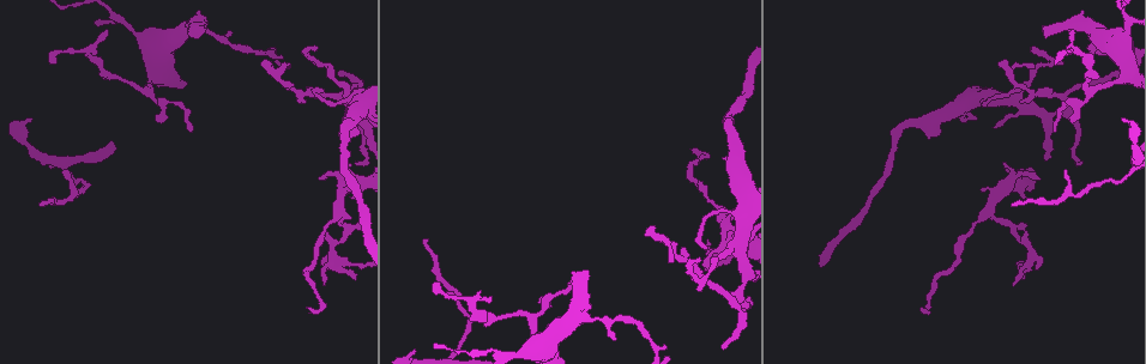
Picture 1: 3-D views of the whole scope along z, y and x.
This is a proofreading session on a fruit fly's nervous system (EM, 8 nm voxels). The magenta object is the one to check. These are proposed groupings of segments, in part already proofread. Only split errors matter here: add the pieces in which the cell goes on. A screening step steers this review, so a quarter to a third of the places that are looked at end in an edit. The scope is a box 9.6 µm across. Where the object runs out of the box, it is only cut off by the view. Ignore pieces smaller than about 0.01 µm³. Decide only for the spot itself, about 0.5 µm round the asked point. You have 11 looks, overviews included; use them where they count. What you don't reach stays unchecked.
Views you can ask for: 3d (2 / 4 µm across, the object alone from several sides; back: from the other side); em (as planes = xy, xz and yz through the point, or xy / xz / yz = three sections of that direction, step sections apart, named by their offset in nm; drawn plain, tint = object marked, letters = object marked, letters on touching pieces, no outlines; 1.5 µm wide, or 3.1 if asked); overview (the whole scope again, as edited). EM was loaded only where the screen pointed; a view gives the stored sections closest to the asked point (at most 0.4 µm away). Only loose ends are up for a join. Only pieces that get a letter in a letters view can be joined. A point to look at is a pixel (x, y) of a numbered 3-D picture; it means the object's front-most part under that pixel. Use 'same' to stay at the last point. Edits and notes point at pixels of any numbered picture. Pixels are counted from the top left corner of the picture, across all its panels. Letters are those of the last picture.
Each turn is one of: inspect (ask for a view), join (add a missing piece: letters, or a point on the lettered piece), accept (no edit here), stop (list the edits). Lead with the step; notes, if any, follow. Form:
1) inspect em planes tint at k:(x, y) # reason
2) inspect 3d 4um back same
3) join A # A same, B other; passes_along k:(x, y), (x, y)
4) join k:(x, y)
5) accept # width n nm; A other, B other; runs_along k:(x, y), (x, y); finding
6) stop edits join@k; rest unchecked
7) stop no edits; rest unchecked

inspect 3d 4um at 1:(614, 338) # thin end

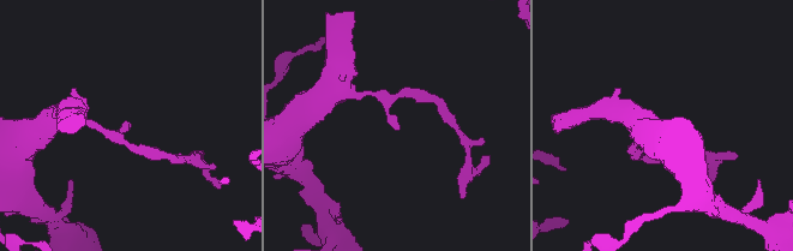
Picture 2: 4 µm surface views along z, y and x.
inspect em planes letters at 2:(128, 123) # need the tissue

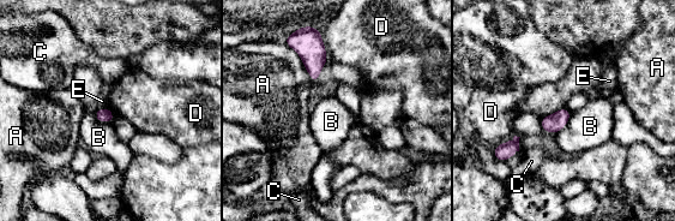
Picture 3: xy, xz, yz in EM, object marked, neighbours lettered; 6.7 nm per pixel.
accept # longest_contact A 300 nm; A other, B other, C other, D other, E other; border 3:(320, 34), (327, 59); no lettered piece goes on from it

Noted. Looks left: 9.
inspect em planes tint at 1:(1079, 160) # branch stops here

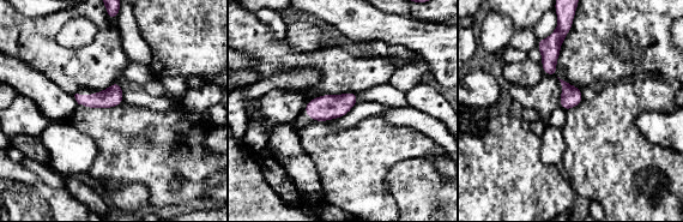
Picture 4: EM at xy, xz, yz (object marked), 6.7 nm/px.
inspect em planes letters same

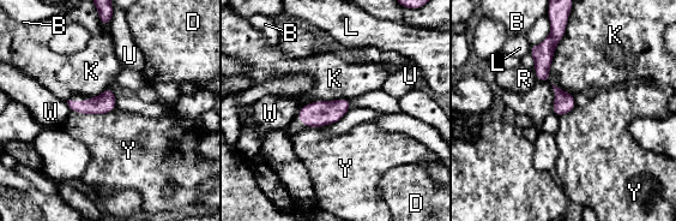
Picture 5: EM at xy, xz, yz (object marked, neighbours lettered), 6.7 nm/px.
accept # B other, D other, K other, L other, R other, U other, W other, Y other; runs_along 5:(560, 24), (543, 53), (559, 112); no lettered piece goes on from it

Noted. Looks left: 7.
inspect 3d 4um at 1:(983, 190) # thick end

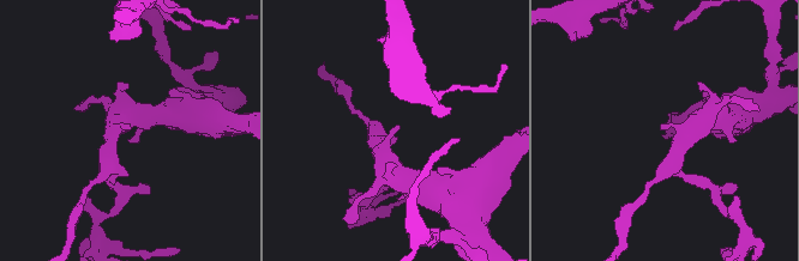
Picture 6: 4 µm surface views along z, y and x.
inspect em planes letters at 6:(663, 126)

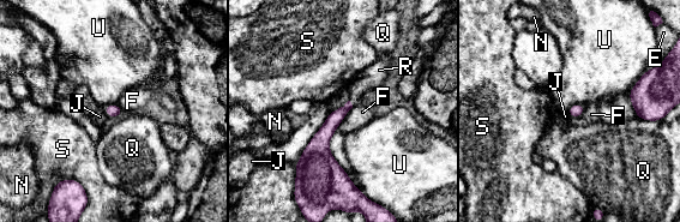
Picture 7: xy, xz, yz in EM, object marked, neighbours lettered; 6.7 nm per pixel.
join R # E other, F other, J other, N other, Q other, R same, S other, U other; passes_along 7:(335, 118), (350, 102), (373, 76); the cell continues

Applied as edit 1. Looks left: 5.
inspect overview # see it whole again

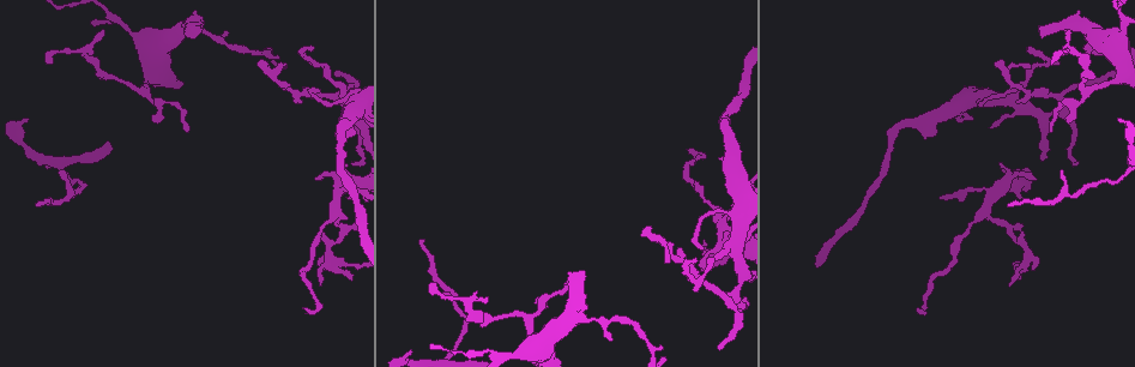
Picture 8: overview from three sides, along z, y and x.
inspect em planes letters at 8:(917, 307) # thin end

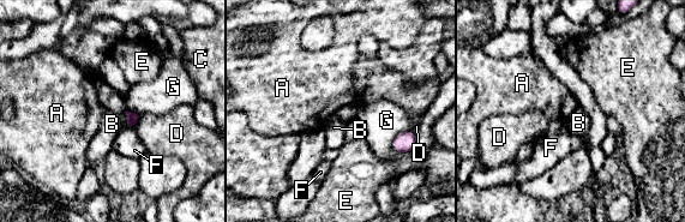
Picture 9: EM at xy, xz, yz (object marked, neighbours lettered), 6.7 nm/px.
join B # A other, B same, C other, D other, E other, F other, G other; passes_along 9:(132, 118), (127, 121), (112, 124); it goes on there

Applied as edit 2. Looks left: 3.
stop edits join@7, join@9; rest unchecked

